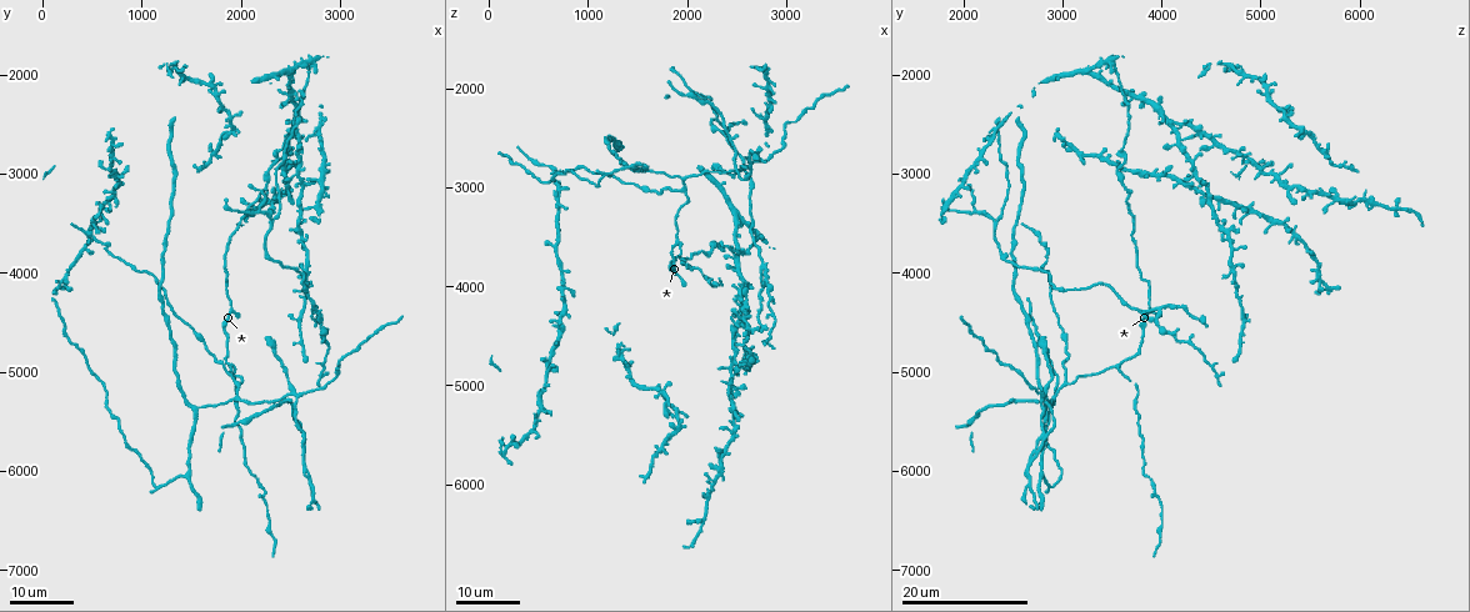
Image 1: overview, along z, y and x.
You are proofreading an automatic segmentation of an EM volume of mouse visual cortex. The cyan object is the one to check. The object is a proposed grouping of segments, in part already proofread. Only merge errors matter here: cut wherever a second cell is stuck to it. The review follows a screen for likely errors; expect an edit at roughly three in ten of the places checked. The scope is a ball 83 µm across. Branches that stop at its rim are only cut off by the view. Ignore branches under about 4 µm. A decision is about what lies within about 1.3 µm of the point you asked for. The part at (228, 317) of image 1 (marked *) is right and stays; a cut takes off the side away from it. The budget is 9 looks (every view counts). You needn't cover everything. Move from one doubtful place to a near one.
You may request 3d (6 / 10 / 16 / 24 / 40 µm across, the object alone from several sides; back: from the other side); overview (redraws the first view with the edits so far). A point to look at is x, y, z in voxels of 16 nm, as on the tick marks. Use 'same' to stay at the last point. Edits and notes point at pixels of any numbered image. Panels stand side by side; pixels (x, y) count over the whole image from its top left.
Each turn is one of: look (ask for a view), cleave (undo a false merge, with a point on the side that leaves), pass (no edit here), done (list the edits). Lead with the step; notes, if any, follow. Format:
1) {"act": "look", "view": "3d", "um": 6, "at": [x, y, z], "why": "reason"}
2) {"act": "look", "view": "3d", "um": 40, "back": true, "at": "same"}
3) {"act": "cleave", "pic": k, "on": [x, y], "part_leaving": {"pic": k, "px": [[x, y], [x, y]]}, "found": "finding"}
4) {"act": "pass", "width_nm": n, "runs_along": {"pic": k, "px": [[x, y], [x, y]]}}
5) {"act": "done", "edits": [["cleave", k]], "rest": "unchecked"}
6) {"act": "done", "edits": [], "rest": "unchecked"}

{"act": "look", "view": "3d", "um": 24, "at": [1940, 5260, 2880], "why": "three-way junction"}

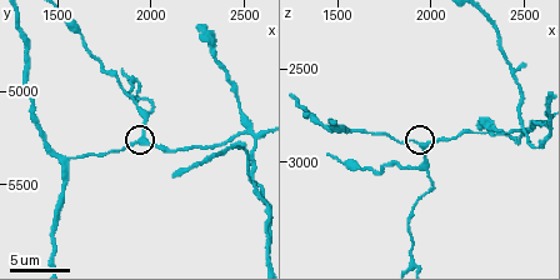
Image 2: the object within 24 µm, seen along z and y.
{"act": "look", "view": "3d", "um": 6, "at": [1940, 5260, 2900], "why": "closer look"}

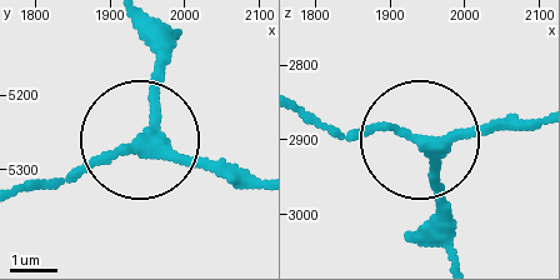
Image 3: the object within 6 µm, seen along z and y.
{"act": "pass", "width_nm": 230, "runs_along": {"pic": 3, "px": [[179, 29], [150, 133], [246, 169]]}, "found": "continuous, no second cell"}

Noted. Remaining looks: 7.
{"act": "look", "view": "3d", "um": 16, "at": [2220, 6320, 3960], "why": "two arms in line, one across"}

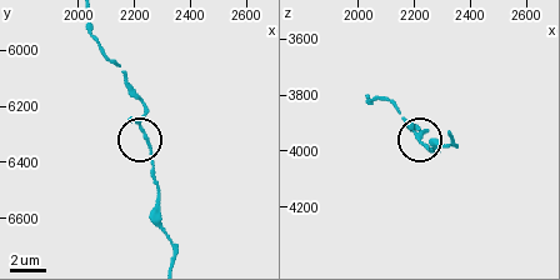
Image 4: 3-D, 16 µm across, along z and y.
{"act": "look", "view": "3d", "um": 10, "at": [2230, 6310, 3980], "why": "zoom in"}

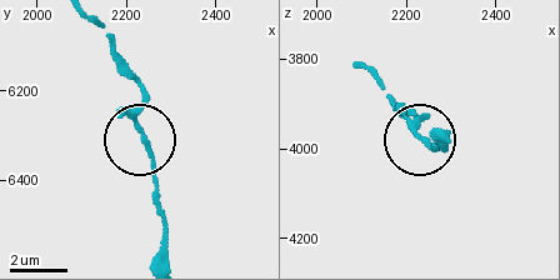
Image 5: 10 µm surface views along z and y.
{"act": "pass", "arms": 3, "runs_along": {"pic": 5, "px": [[98, 24], [140, 98], [155, 203]]}, "found": "all the same cell"}

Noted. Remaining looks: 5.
{"act": "look", "view": "3d", "um": 24, "at": [2540, 2540, 4120], "why": "three-way junction"}

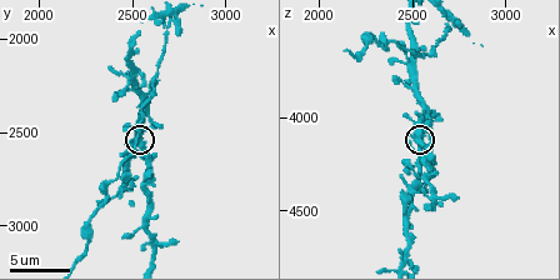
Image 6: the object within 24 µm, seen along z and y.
{"act": "look", "view": "3d", "um": 10, "at": "same"}

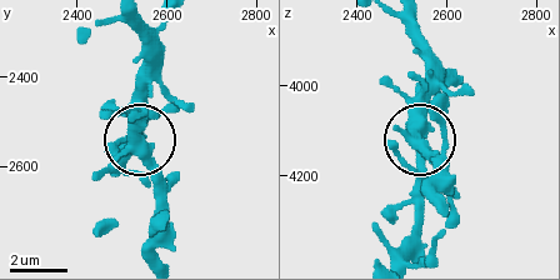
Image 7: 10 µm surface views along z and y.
{"act": "look", "view": "3d", "um": 6, "at": [2525, 2565, 4125]}

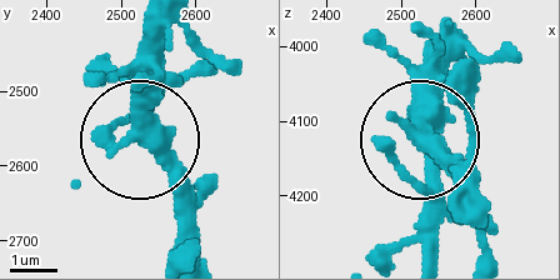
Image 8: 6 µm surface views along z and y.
{"act": "pass", "width_nm": 360, "found": "continuous, no second cell"}

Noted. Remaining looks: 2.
{"act": "look", "view": "3d", "um": 16, "at": [2300, 3460, 2300], "why": "a fork"}

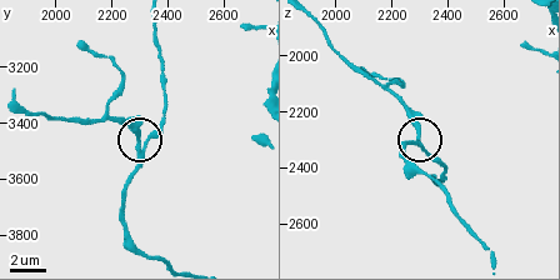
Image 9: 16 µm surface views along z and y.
{"act": "look", "view": "3d", "um": 6, "at": "same"}

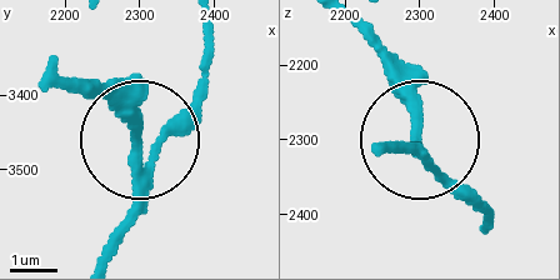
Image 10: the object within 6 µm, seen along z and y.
{"act": "cleave", "pic": 10, "on": [110, 253], "width_nm": 200, "part_leaving": {"pic": 10, "px": [[136, 194], [116, 250]]}, "found": "a second cell is stuck on"}

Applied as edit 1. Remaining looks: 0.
{"act": "done", "edits": [["cleave", 10]], "rest": "unchecked"}

